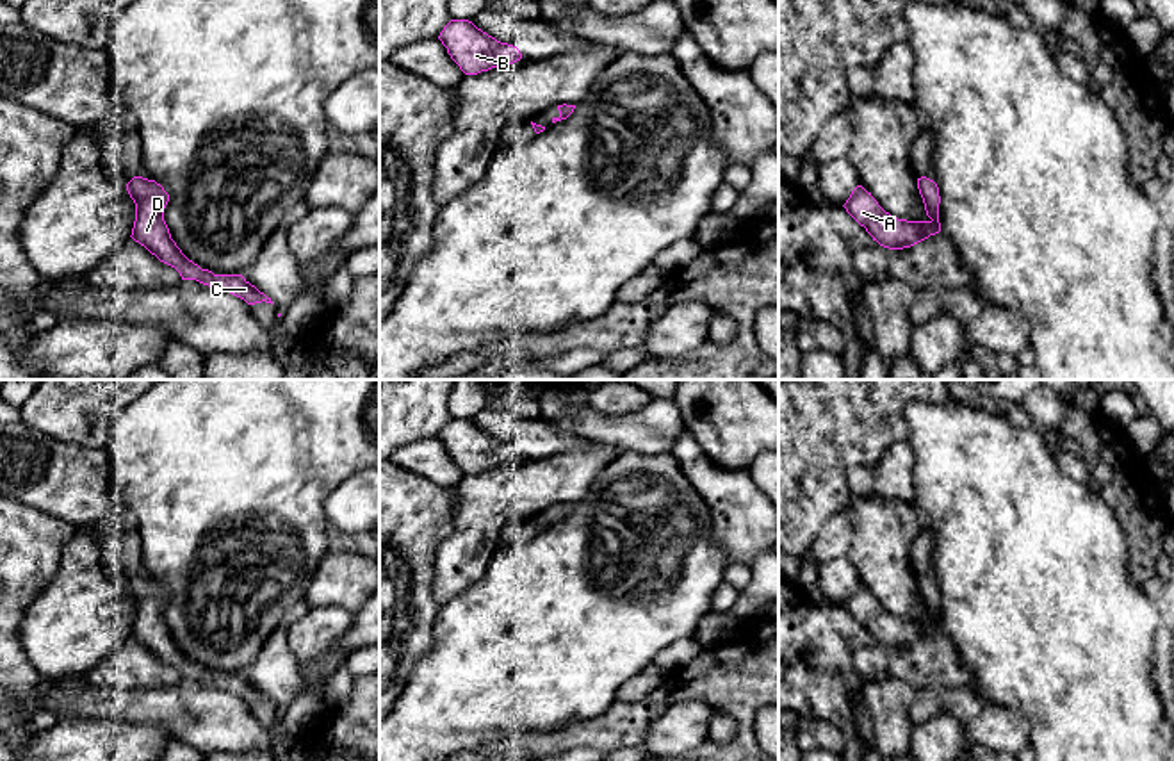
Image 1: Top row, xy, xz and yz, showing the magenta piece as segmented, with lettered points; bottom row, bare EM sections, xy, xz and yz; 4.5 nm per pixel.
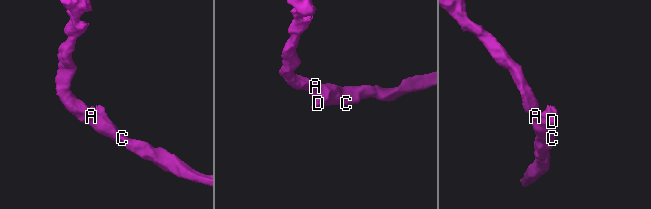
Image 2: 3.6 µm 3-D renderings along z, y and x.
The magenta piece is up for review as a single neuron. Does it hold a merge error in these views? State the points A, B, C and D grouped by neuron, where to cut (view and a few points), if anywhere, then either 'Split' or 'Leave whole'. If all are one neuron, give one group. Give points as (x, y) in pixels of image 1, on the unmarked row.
Groups: A B C D. No split. Leave whole

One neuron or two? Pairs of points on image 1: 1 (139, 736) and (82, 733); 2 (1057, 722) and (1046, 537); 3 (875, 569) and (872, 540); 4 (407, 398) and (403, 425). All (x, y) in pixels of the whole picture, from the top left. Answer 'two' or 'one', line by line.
1: one
2: one
3: one
4: one

